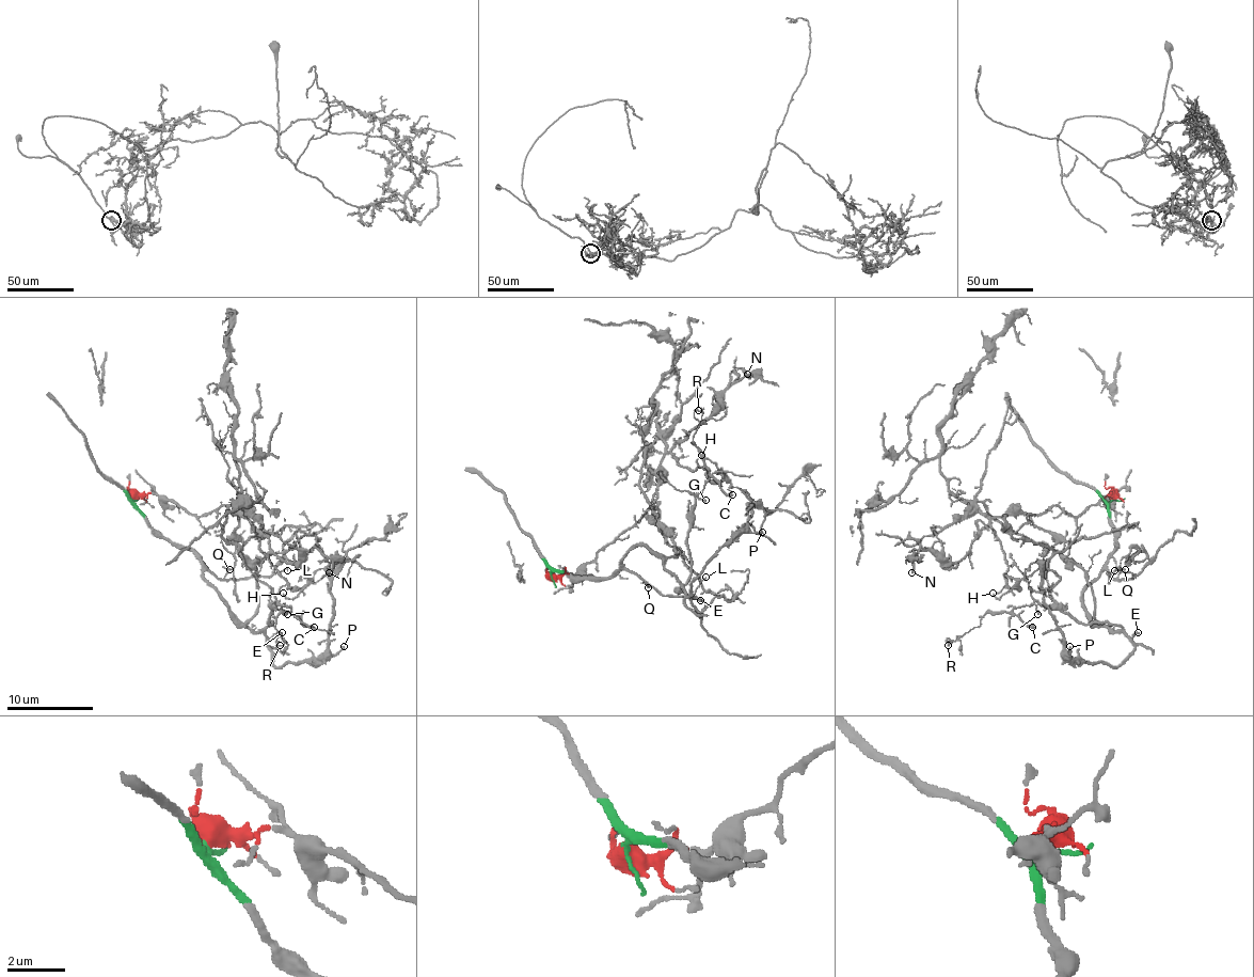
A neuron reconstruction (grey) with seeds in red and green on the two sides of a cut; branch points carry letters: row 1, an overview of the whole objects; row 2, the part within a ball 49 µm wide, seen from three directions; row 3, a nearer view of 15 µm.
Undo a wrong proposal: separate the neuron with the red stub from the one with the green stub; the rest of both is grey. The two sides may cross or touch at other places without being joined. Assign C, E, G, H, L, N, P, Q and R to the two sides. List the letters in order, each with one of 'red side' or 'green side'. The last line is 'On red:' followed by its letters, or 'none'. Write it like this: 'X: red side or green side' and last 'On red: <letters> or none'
C: green side
E: green side
G: green side
H: red side
L: green side
N: red side
P: green side
Q: green side
R: green side
On red: H, N

